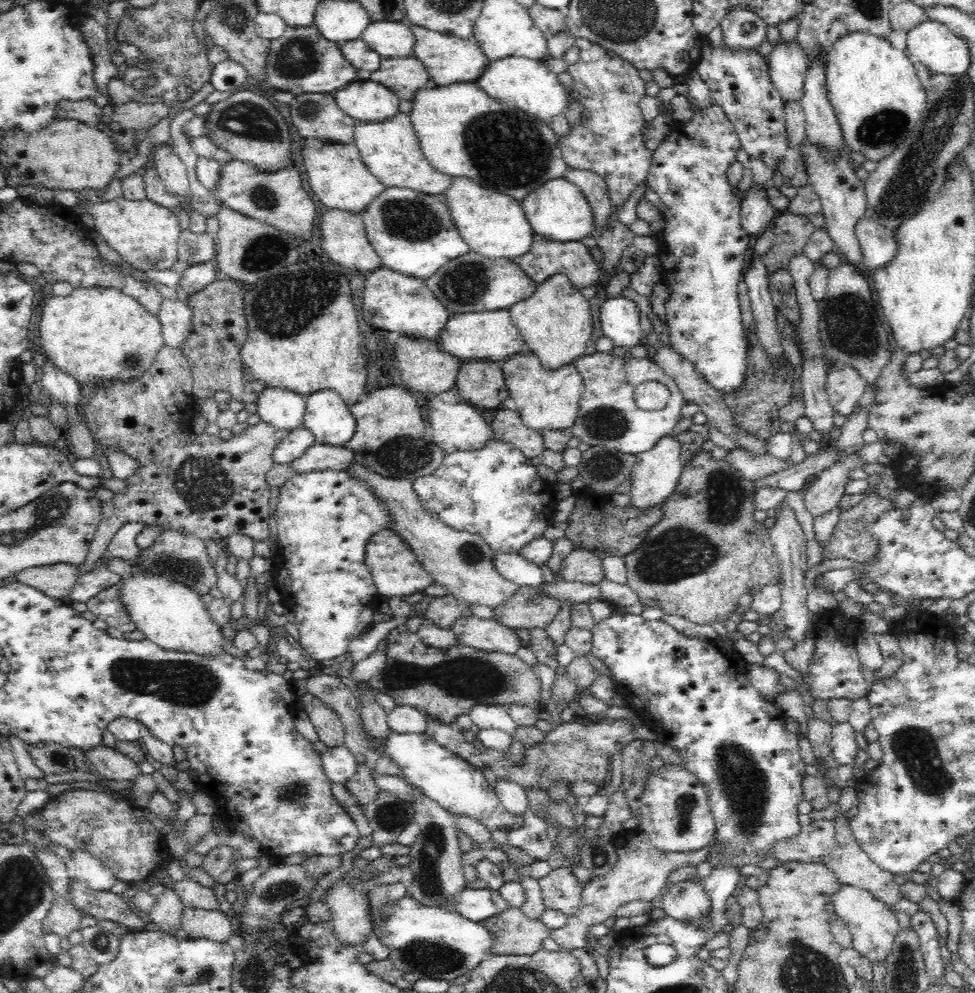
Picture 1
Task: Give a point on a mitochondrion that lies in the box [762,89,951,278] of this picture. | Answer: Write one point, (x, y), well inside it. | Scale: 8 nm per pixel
(881, 129)

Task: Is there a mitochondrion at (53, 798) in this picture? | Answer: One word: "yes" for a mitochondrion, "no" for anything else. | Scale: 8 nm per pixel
no

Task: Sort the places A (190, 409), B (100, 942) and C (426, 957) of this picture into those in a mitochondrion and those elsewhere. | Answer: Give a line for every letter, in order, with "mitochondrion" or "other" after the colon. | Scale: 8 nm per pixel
A: other
B: mitochondrion
C: mitochondrion

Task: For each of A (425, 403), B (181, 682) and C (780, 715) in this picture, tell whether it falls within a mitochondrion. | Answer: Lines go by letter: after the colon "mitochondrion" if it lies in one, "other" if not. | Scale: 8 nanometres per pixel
A: other
B: mitochondrion
C: other

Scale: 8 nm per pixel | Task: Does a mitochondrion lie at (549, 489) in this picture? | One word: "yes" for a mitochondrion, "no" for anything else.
no

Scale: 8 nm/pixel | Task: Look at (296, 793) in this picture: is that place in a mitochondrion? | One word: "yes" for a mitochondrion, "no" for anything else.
yes

